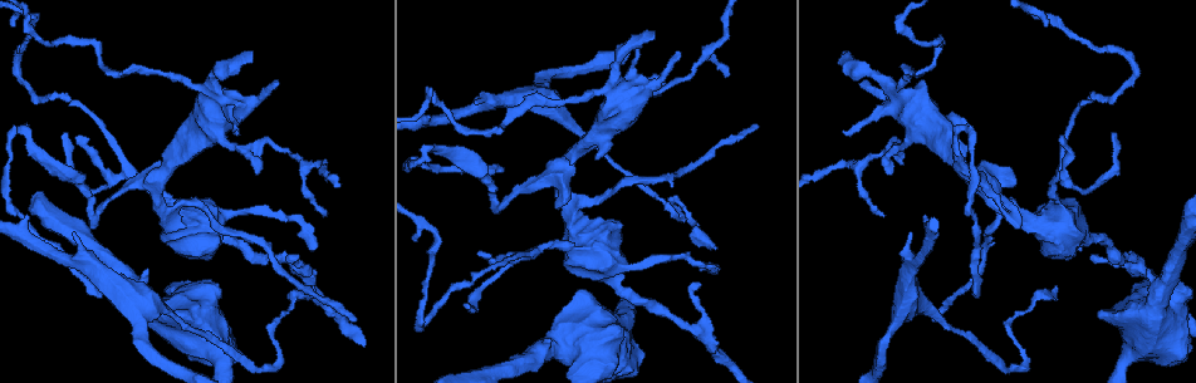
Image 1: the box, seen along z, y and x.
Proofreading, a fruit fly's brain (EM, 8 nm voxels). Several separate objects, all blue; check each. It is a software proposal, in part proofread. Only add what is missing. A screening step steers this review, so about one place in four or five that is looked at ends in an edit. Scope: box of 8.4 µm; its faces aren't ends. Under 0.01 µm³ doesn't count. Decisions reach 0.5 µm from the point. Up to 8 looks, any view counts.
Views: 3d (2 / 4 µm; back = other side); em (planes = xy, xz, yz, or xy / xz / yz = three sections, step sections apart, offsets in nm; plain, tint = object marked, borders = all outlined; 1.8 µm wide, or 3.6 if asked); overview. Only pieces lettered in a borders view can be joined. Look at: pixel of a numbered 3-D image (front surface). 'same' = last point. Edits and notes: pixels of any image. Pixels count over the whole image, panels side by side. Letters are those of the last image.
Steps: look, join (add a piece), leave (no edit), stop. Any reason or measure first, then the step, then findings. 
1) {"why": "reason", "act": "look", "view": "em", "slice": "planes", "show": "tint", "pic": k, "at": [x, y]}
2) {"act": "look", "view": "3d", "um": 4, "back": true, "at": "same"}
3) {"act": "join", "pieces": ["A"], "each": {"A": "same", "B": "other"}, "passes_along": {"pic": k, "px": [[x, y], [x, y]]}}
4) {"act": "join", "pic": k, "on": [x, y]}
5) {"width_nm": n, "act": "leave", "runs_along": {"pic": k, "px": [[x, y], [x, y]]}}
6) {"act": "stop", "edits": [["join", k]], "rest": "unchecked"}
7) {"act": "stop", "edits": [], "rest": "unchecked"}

{"why": "thin end", "act": "look", "view": "em", "slice": "planes", "show": "tint", "pic": 1, "at": [717, 249]}

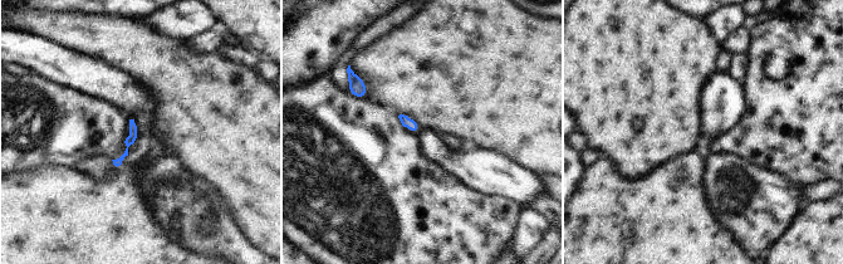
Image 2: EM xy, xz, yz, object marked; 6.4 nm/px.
{"act": "look", "view": "em", "slice": "planes", "show": "borders", "at": "same"}

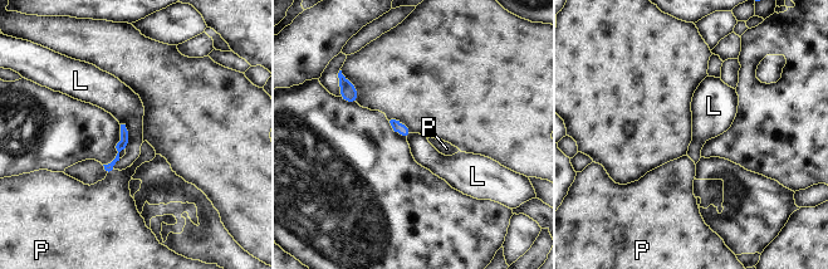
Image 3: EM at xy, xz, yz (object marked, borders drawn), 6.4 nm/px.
{"act": "leave", "each": {"L": "other", "P": "other"}, "border": {"pic": 3, "px": [[121, 123], [127, 131], [125, 147]]}, "found": "no lettered piece goes on from it"}

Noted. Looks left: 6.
{"why": "sudden change in width", "act": "look", "view": "em", "slice": "planes", "show": "tint", "pic": 1, "at": [929, 310]}

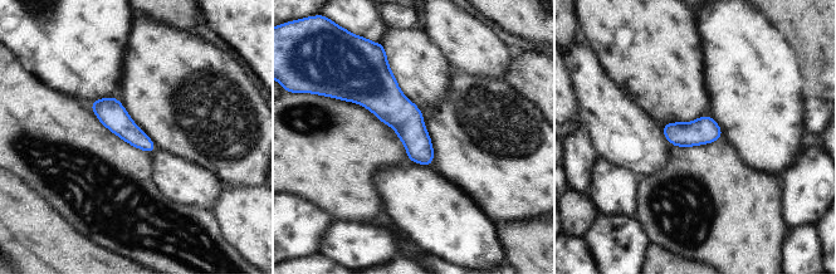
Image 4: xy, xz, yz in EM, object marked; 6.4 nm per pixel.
{"act": "look", "view": "em", "slice": "planes", "show": "borders", "at": "same"}

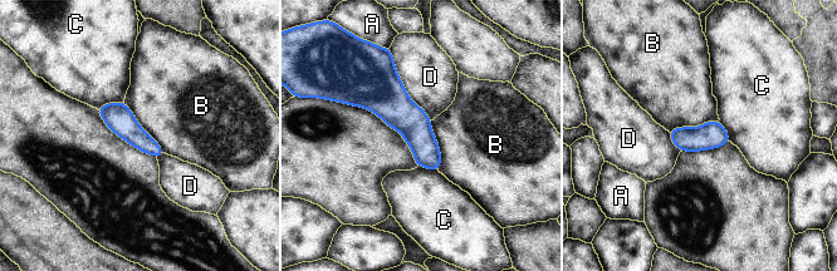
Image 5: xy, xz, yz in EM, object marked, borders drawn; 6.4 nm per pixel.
{"longest_contact_nm": ["D", 480], "act": "leave", "each": {"A": "other", "B": "other", "C": "other", "D": "other"}, "runs_along": {"pic": 5, "px": [[382, 75], [435, 167]]}, "found": "none of them fits"}

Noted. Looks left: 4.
{"why": "free end", "act": "look", "view": "em", "slice": "planes", "show": "borders", "pic": 1, "at": [843, 50]}

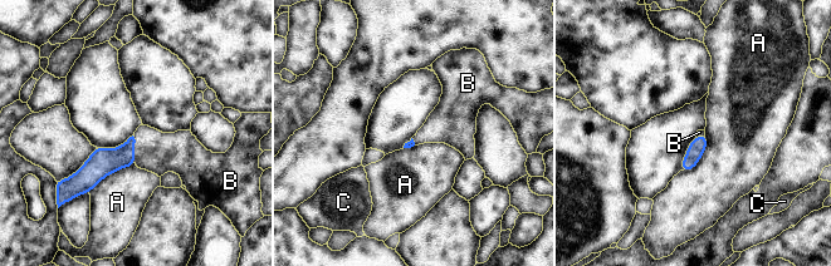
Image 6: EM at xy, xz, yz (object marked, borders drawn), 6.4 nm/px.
{"act": "join", "pic": 6, "on": [156, 152], "each": {"A": "other", "B": "same", "C": "other"}, "passes_along": {"pic": 6, "px": [[102, 162], [133, 149], [156, 152]]}, "found": "it goes on there"}

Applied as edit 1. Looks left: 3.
{"act": "stop", "edits": [["join", 6]], "rest": "unchecked"}

